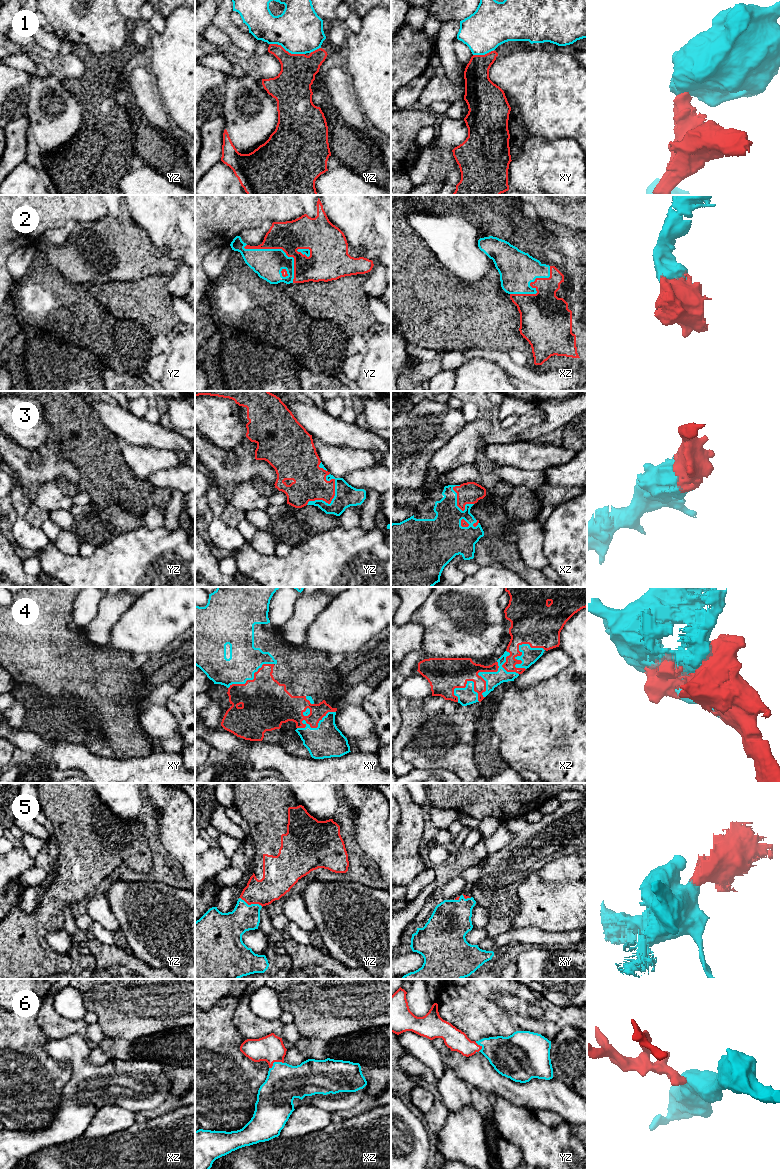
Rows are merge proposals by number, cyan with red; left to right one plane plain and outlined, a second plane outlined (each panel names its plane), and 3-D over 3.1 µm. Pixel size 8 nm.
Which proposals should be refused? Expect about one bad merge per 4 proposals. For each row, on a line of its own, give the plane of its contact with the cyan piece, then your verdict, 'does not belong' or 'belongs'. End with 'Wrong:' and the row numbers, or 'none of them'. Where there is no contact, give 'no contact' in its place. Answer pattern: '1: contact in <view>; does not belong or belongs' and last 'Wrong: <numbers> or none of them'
1: contact in yz; does not belong
2: contact in yz; belongs
3: contact in yz; belongs
4: contact in xz; belongs
5: contact in yz; belongs
6: contact in xz; belongs
Wrong: 1

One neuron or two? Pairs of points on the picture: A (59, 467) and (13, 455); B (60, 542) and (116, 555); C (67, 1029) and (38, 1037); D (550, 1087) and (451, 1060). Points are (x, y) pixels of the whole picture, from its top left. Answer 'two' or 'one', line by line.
A: one
B: two
C: two
D: one

